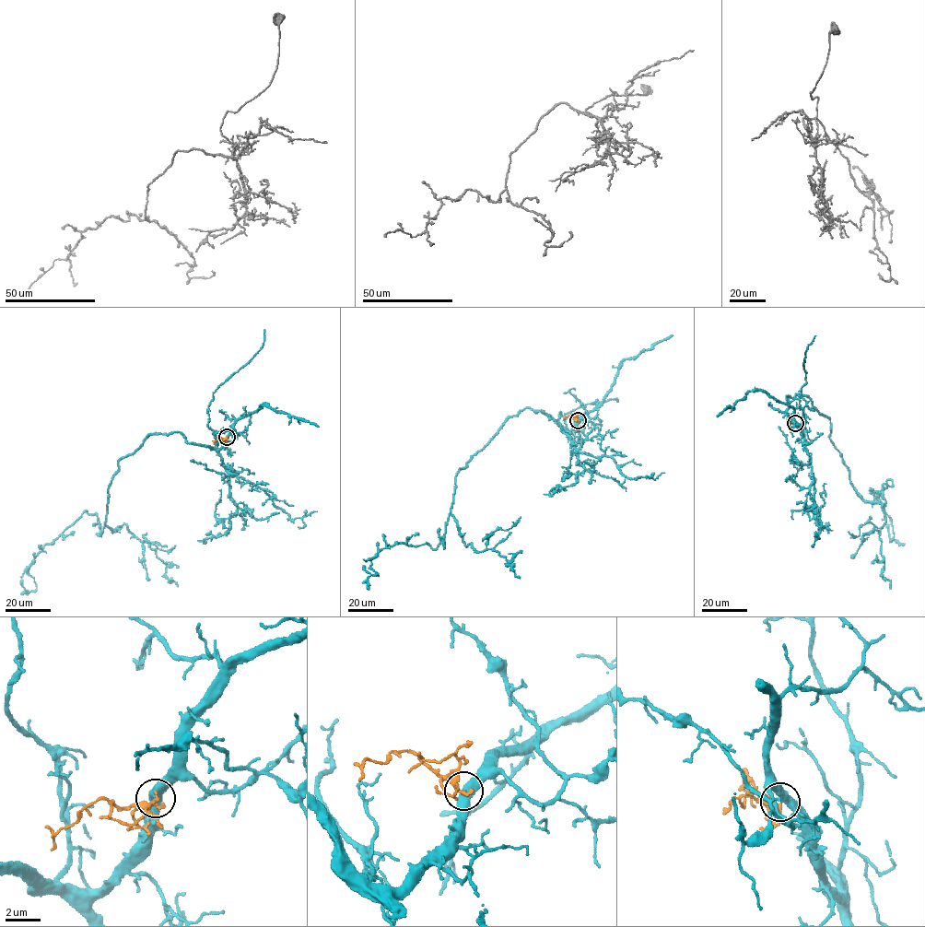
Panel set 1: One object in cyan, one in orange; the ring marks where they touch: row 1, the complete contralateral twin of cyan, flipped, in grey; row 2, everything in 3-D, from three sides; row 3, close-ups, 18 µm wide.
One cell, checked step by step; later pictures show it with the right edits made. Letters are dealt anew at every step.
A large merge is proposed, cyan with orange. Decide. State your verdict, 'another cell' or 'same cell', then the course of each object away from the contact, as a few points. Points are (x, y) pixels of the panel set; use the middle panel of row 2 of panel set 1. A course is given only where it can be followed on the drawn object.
same cell | cyan via (578, 420), (509, 416), (457, 474), (444, 548), (396, 544), (378, 576), (363, 566) | orange via (578, 420), (569, 415), (564, 418)

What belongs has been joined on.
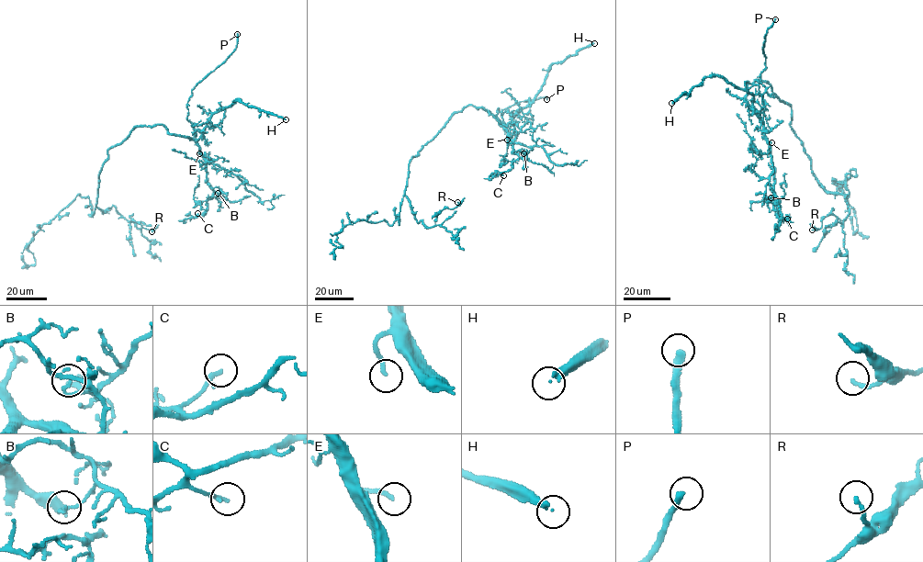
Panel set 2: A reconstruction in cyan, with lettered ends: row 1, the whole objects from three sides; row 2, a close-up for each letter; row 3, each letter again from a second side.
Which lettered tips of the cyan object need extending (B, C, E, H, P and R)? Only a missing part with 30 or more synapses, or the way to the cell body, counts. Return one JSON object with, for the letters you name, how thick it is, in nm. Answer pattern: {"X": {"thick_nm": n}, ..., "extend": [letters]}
{"E": {"thick_nm": 180}, "H": {"thick_nm": 220}, "P": {"thick_nm": 300}, "extend": ["E", "H", "P"]}

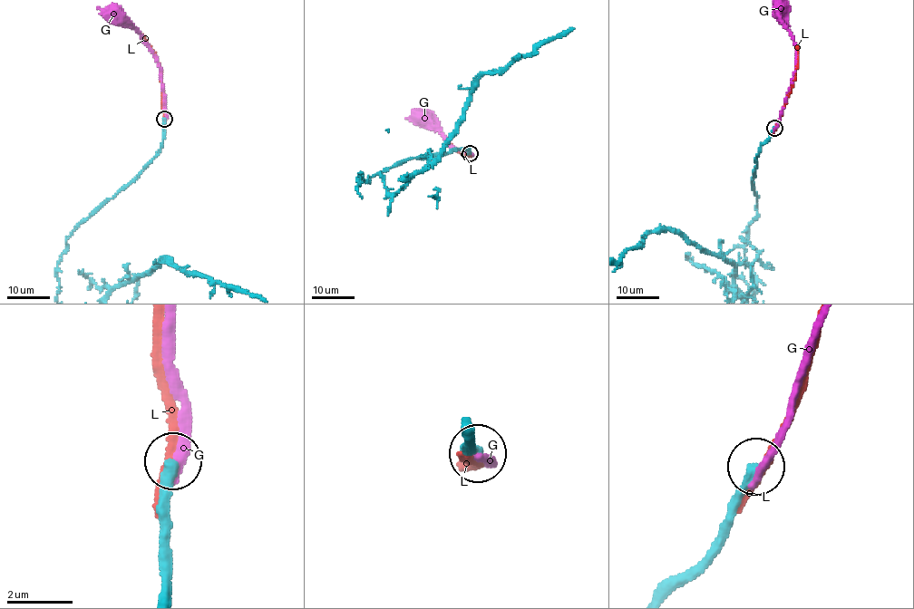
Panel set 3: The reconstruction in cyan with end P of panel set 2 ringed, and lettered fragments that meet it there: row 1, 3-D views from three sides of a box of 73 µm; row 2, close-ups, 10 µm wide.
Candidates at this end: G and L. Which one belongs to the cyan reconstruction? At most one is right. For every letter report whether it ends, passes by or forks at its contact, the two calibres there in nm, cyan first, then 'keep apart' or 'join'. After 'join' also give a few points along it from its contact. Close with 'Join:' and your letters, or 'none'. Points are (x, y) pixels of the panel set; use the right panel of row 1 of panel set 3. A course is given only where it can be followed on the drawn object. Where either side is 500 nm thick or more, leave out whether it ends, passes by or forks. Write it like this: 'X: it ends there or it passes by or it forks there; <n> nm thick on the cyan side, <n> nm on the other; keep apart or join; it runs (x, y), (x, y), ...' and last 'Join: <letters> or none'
G: it ends there; 360 nm thick on the cyan side, 280 nm on the other; keep apart
L: it ends there; 400 nm thick on the cyan side, 360 nm on the other; keep apart
Join: none

